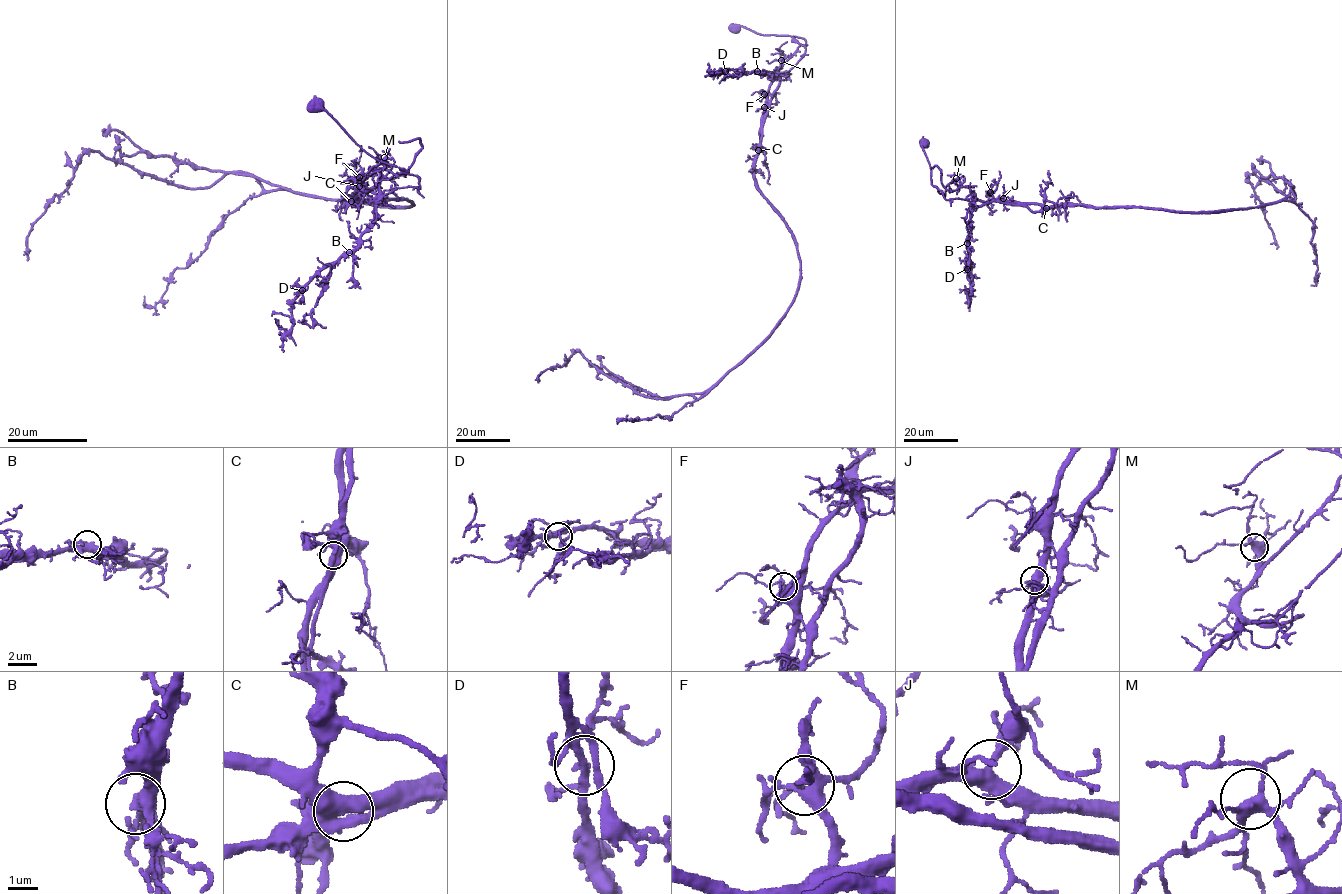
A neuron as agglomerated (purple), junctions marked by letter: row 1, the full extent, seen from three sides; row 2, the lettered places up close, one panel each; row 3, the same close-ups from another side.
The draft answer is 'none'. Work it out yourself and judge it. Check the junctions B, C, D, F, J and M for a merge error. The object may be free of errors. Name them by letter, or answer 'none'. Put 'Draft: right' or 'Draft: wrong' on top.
Draft: wrong
C

